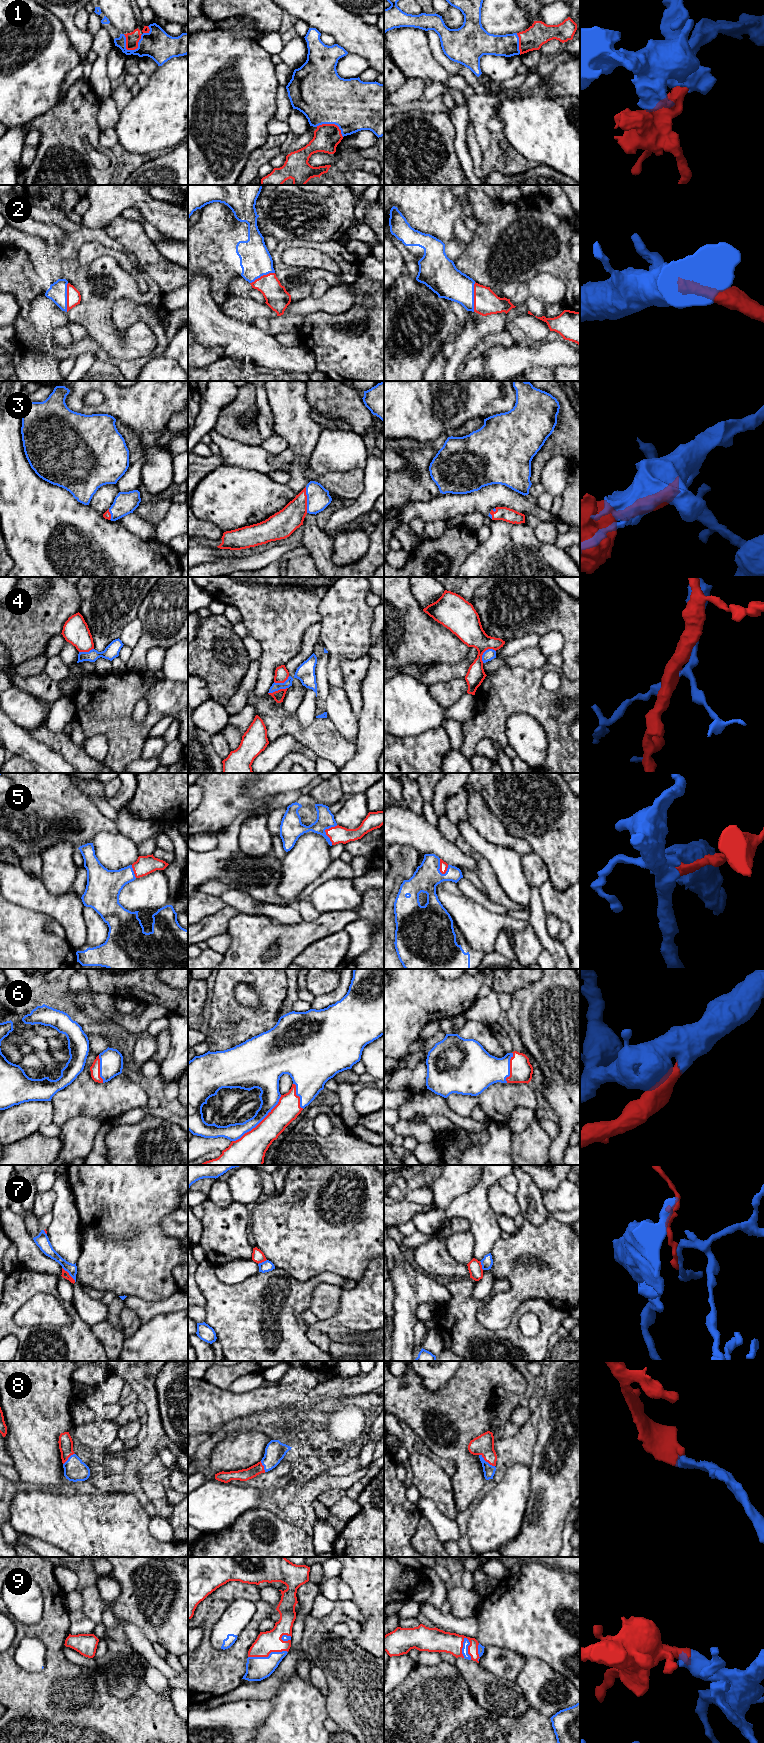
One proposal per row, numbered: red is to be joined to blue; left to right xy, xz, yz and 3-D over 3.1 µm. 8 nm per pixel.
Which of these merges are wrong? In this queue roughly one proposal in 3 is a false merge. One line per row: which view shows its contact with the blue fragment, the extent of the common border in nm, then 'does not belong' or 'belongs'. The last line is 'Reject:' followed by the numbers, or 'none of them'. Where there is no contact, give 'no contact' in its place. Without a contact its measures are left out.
1: meets blue in xy; contact 260 nm long; belongs
2: meets blue in yz; contact 240 nm long; belongs
3: meets blue in xz; contact 200 nm long; belongs
4: meets blue in yz; contact 150 nm long; does not belong
5: meets blue in xz; contact 170 nm long; belongs
6: meets blue in xz; contact 550 nm long; belongs
7: meets blue in xy; contact 160 nm long; does not belong
8: meets blue in yz; contact 160 nm long; belongs
9: meets blue in yz; contact 190 nm long; belongs
Reject: 4, 7

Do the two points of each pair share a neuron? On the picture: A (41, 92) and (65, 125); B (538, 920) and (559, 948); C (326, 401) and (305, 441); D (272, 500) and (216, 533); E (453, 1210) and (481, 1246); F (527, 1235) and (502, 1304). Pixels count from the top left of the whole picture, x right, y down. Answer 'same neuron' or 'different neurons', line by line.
A: different neurons
B: same neuron
C: different neurons
D: different neurons
E: same neuron
F: same neuron

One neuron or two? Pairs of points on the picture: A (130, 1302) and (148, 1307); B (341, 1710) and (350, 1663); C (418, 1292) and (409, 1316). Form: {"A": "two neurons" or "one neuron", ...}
{"A": "one neuron", "B": "one neuron", "C": "one neuron"}

